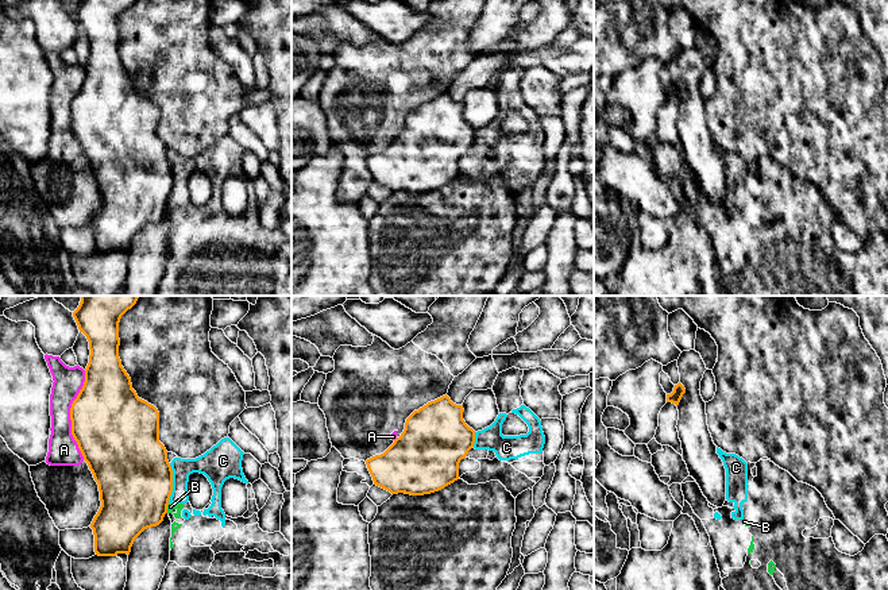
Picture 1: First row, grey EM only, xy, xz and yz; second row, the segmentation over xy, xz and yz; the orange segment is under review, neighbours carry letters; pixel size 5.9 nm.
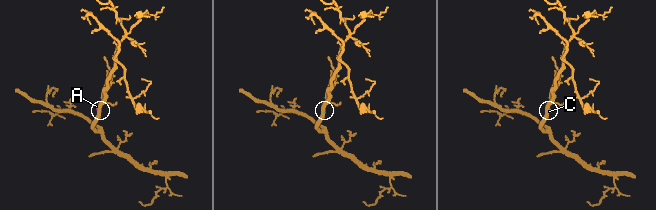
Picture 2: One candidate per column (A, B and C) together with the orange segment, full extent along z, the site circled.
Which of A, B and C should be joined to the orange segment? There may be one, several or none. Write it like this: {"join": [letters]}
{"join": []}

